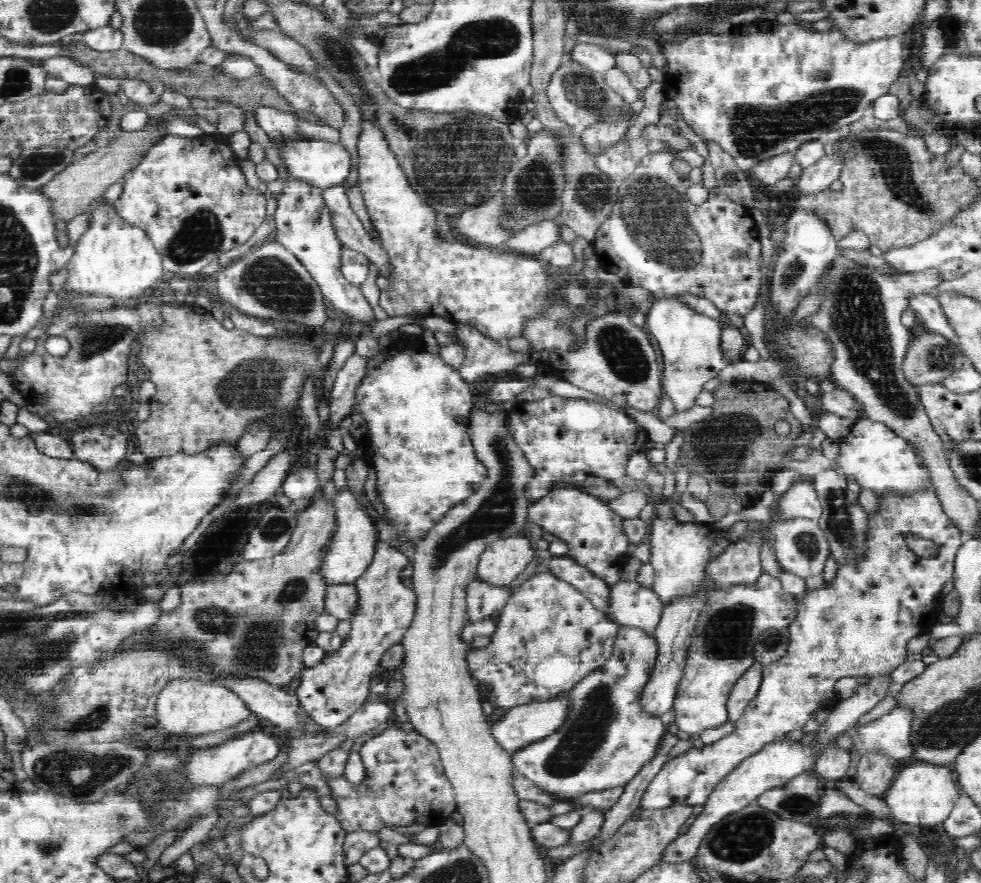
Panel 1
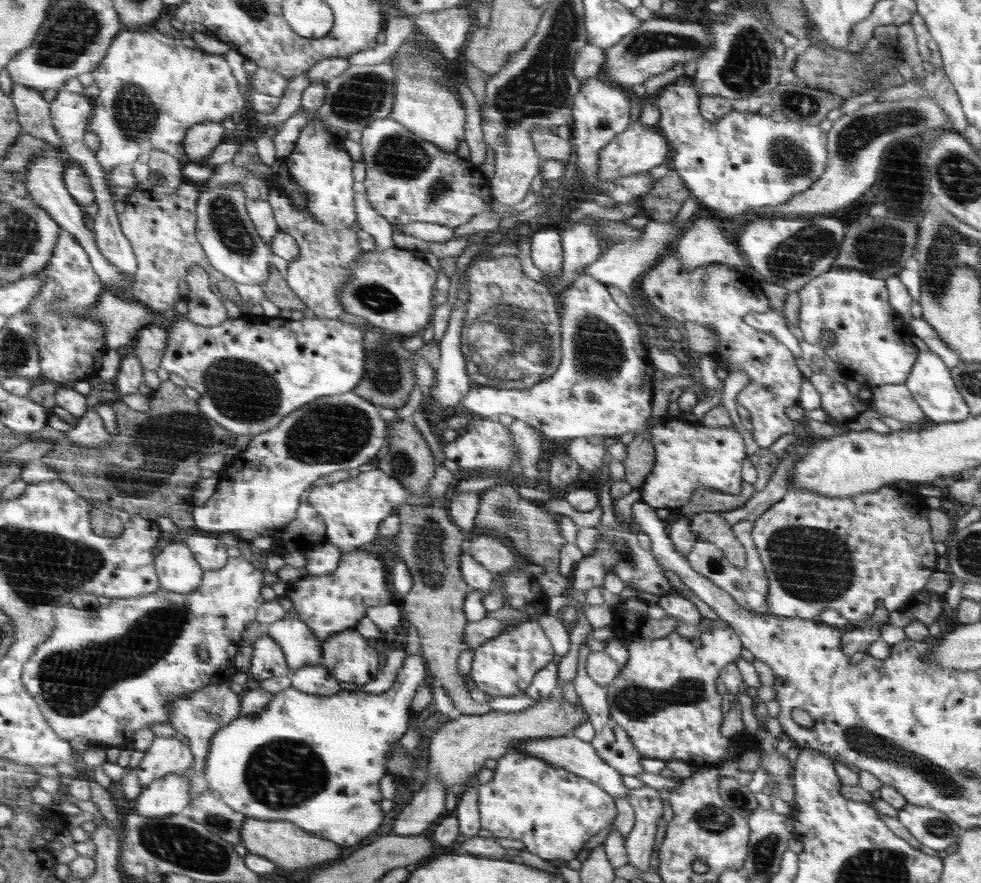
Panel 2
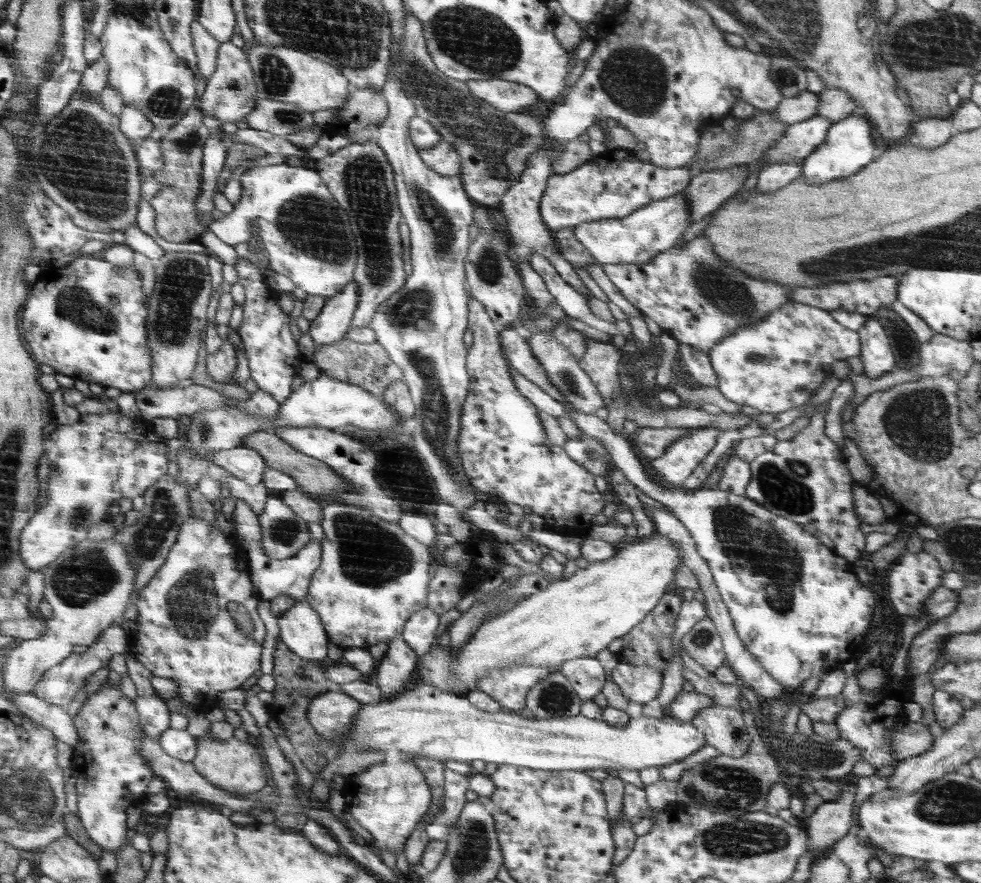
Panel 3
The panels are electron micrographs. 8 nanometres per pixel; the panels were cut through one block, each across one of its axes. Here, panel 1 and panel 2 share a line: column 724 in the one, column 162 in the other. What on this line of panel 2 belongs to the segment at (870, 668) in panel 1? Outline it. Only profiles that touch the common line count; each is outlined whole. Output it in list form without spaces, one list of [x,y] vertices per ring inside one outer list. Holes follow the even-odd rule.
[[[180,733],[176,737],[157,736],[140,765],[135,768],[142,788],[148,788],[158,779],[172,773],[182,774],[193,770],[196,755],[191,745],[182,742]]]

